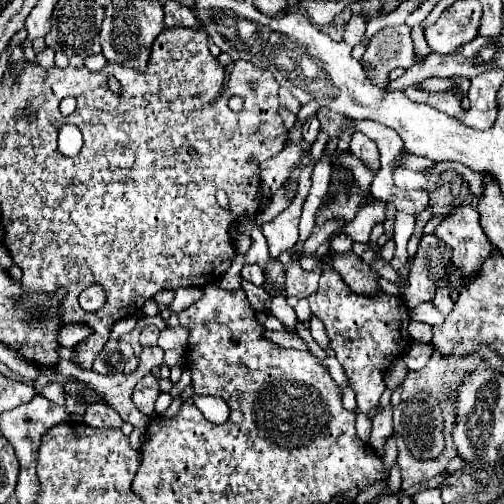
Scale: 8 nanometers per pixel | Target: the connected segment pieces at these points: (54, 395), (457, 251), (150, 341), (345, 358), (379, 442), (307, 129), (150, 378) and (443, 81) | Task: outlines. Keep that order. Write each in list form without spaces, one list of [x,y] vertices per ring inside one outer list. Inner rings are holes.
[[[51,382],[47,384],[43,390],[41,390],[41,396],[45,398],[51,398],[55,404],[65,404],[65,394],[63,394],[63,388],[57,384],[57,382]]]
[[[475,208],[455,210],[435,228],[435,236],[451,246],[453,258],[449,268],[461,268],[463,280],[471,278],[493,252],[489,238],[479,226],[479,212]]]
[[[153,324],[150,326],[145,326],[145,328],[141,330],[141,336],[139,336],[139,342],[141,342],[141,346],[153,346],[153,344],[157,344],[159,333],[159,328]]]
[[[325,270],[321,274],[319,288],[309,296],[309,304],[311,312],[325,324],[331,348],[335,350],[335,356],[349,378],[349,386],[357,394],[359,412],[367,414],[379,404],[385,390],[385,370],[409,344],[409,310],[399,297],[381,290],[376,299],[355,294],[351,288],[347,288],[347,284],[343,284],[343,278],[335,270]]]
[[[385,406],[375,418],[373,418],[373,432],[371,432],[371,446],[373,450],[379,450],[379,456],[383,456],[383,442],[393,432],[393,406]]]
[[[307,118],[307,122],[303,124],[303,140],[307,144],[313,144],[317,140],[317,134],[319,134],[319,120],[317,118]]]
[[[153,374],[143,376],[133,390],[133,404],[147,416],[153,414],[153,404],[159,396],[159,378]]]
[[[427,78],[425,82],[421,82],[421,88],[427,92],[451,92],[457,88],[457,82],[451,78]]]

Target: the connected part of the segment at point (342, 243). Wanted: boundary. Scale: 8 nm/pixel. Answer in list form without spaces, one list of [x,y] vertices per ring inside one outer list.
[[[339,234],[331,240],[331,248],[333,248],[333,252],[349,252],[353,248],[353,238]]]

